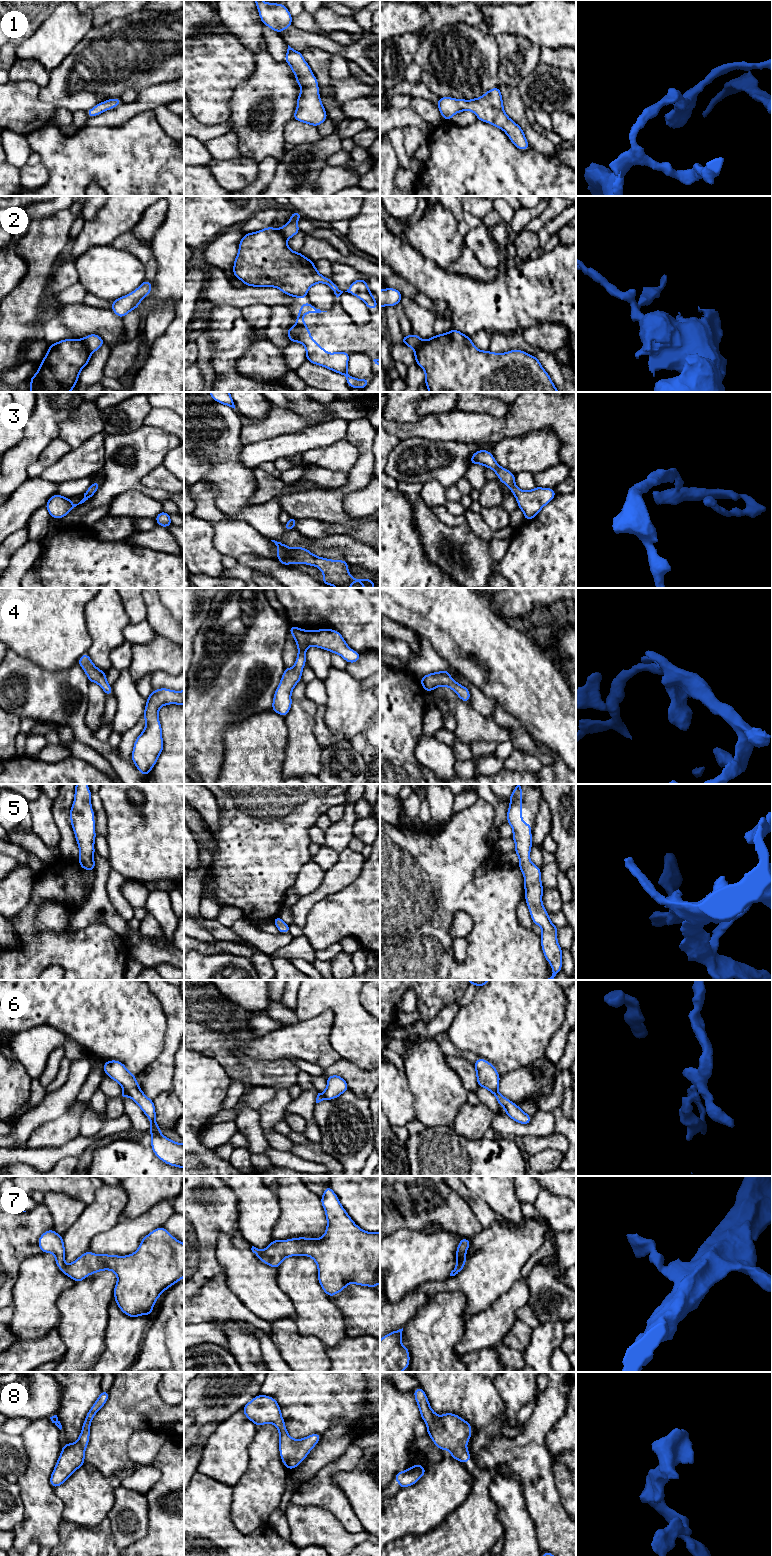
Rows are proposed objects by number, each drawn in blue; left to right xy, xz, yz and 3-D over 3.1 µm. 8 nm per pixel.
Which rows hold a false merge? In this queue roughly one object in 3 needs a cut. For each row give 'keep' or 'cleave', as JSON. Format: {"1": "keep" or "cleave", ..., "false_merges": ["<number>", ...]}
{"1": "keep", "2": "cleave", "3": "keep", "4": "keep", "5": "keep", "6": "cleave", "7": "keep", "8": "keep", "false_merges": ["2", "6"]}

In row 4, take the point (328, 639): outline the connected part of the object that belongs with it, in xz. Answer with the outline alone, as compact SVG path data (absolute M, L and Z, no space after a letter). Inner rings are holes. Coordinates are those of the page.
M290 626L289 633L295 639L298 647L298 655L293 668L285 667L285 672L281 677L272 703L272 710L285 717L291 706L291 693L295 685L301 681L302 670L306 664L306 649L315 646L339 654L348 663L358 662L360 653L351 650L342 635L337 630L320 629L304 630L295 626Z

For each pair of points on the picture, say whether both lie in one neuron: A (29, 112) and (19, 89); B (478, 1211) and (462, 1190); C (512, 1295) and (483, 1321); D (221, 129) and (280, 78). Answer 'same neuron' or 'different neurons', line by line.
A: same neuron
B: same neuron
C: same neuron
D: different neurons

